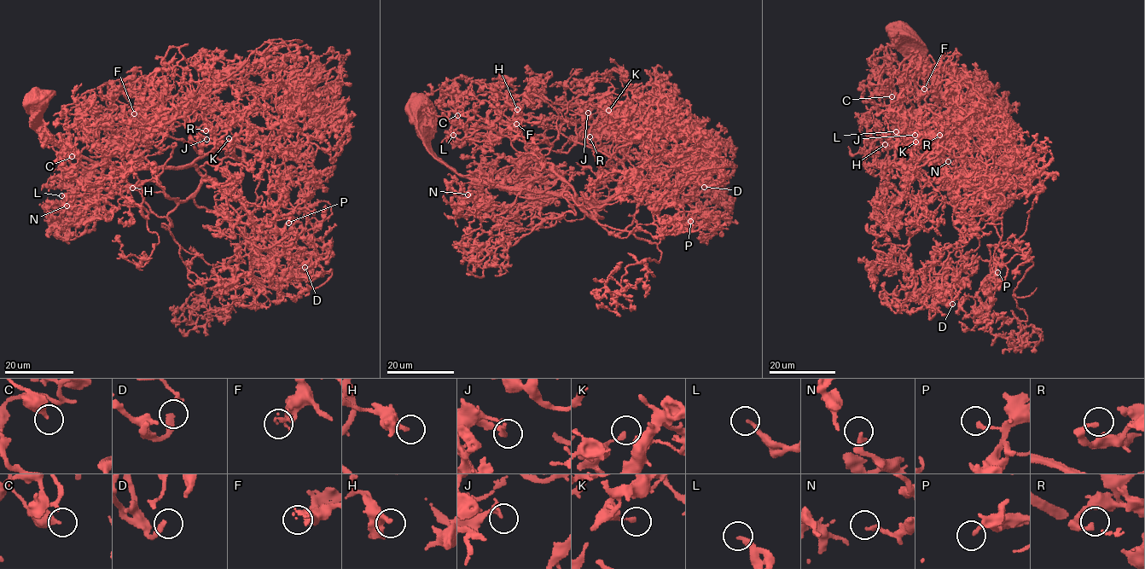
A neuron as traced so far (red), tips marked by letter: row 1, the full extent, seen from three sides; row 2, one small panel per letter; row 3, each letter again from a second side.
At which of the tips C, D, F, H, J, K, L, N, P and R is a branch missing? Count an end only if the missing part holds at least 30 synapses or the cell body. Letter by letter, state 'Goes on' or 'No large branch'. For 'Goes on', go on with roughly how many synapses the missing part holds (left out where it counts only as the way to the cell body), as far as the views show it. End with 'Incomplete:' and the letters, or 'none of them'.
C: No large branch
D: No large branch
F: No large branch
H: No large branch
J: No large branch
K: No large branch
L: No large branch
N: No large branch
P: No large branch
R: No large branch
Incomplete: none of them

